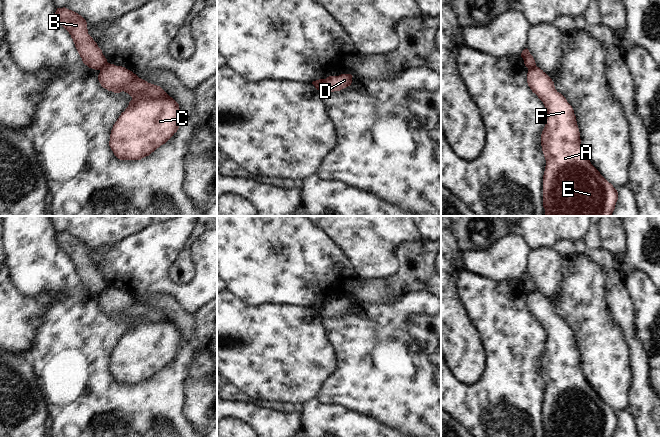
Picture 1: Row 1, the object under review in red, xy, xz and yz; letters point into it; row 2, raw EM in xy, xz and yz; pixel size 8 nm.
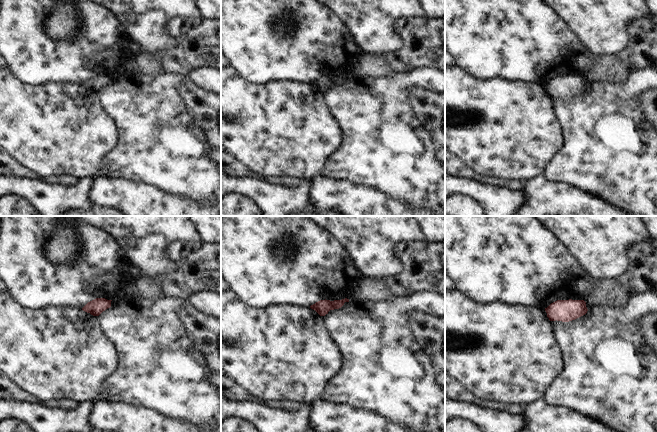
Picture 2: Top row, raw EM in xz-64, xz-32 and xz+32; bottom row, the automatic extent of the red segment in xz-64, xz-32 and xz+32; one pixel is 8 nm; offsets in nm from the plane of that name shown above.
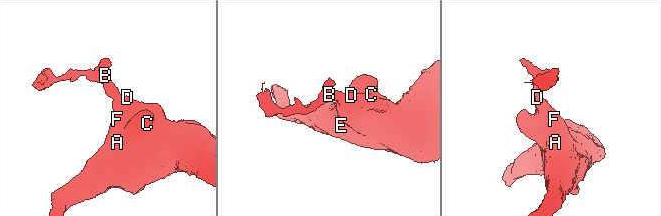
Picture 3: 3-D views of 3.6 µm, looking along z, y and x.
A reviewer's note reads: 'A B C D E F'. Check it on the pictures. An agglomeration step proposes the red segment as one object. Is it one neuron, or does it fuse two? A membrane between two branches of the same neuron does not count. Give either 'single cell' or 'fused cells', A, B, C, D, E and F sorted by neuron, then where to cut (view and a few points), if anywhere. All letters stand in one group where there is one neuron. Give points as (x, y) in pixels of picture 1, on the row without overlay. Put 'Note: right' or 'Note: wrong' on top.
Note: wrong
fused cells; groups A C D E F / B; cut xz (325, 303), (320, 315)

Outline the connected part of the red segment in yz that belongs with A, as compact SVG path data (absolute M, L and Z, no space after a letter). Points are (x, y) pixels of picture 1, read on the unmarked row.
M539 291L528 293L527 307L547 334L547 345L541 358L541 370L546 384L543 399L545 437L613 437L618 416L583 376L572 330L555 313L552 303Z

